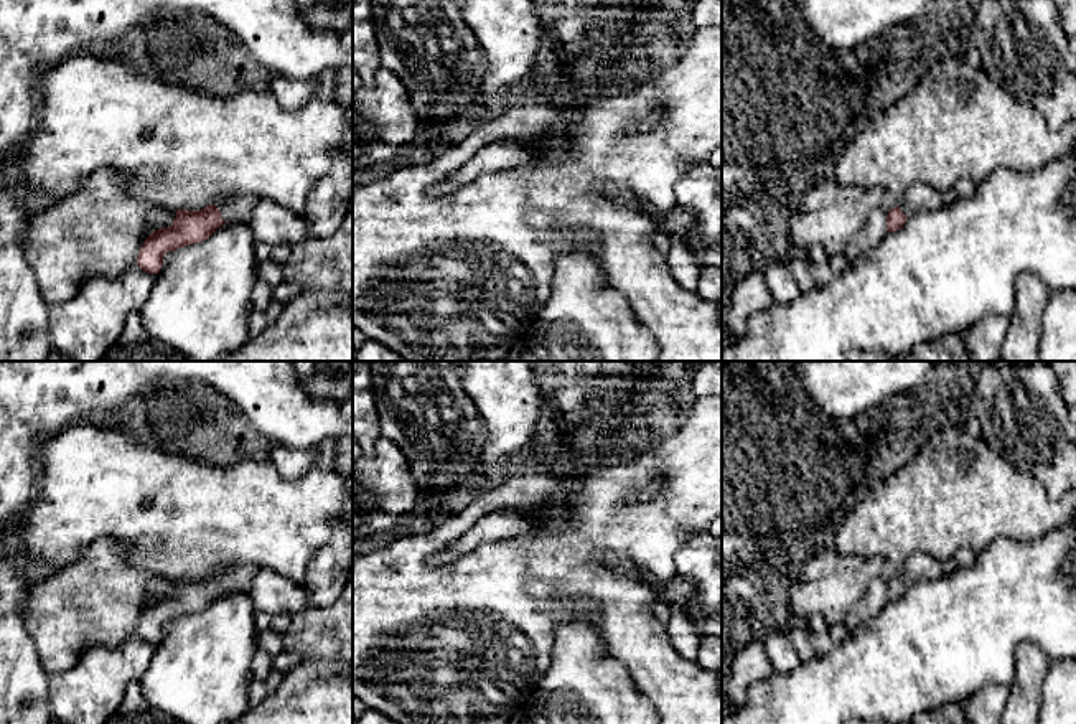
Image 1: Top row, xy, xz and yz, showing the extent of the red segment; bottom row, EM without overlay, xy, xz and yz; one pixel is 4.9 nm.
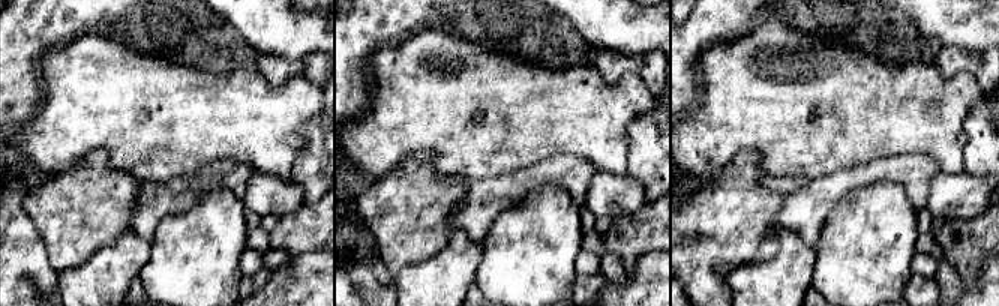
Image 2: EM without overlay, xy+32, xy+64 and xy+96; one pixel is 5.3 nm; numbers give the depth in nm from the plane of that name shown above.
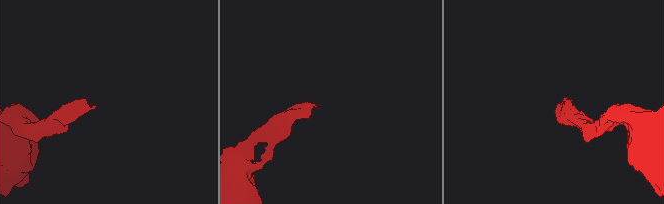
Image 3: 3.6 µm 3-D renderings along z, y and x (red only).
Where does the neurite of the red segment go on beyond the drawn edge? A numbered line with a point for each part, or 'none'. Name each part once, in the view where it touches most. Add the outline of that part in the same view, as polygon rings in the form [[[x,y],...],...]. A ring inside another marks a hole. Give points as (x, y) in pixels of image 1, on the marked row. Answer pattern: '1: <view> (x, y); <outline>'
1: xy (236, 208); [[[242,195],[224,198],[216,206],[221,211],[224,223],[236,221],[249,226],[257,201],[259,200],[255,196]]]

